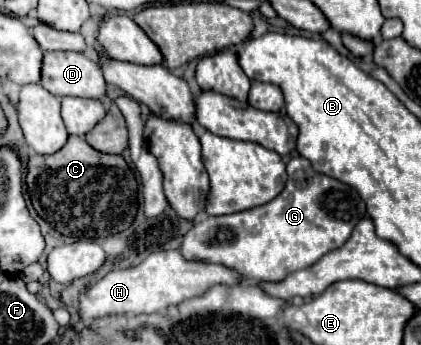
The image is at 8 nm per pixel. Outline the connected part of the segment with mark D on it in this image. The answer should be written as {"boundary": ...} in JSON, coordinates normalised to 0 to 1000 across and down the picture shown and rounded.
{"boundary":[[[178,148],[102,154],[93,241],[135,281],[173,275],[173,281],[240,287],[254,299],[249,229],[240,194],[202,154]]]}

